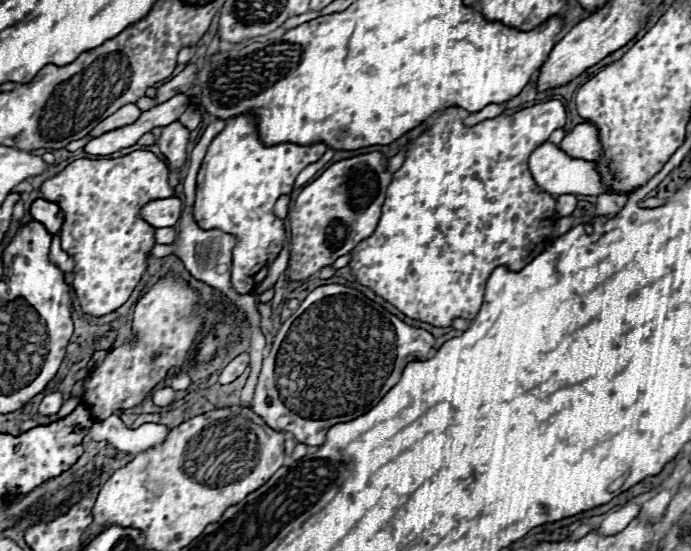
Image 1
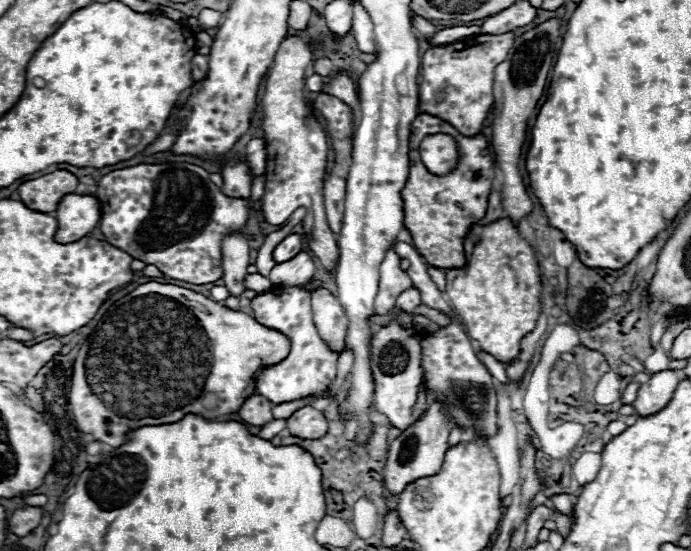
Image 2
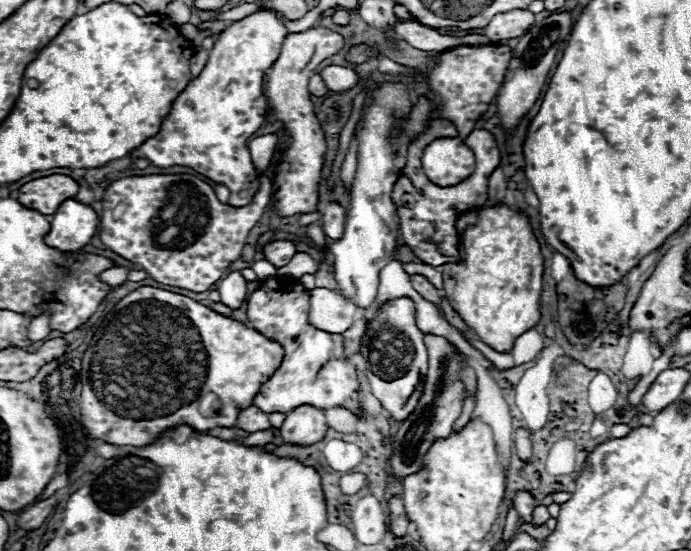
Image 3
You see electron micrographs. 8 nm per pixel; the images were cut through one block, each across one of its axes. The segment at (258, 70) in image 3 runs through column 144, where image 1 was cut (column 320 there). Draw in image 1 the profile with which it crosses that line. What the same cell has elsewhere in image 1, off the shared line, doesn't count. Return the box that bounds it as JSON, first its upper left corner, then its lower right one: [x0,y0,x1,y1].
[194,114,326,294]

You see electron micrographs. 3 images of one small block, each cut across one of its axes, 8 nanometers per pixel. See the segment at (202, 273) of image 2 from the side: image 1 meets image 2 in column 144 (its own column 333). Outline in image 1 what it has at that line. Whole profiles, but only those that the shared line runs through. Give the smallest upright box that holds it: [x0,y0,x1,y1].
[288,152,392,282]

